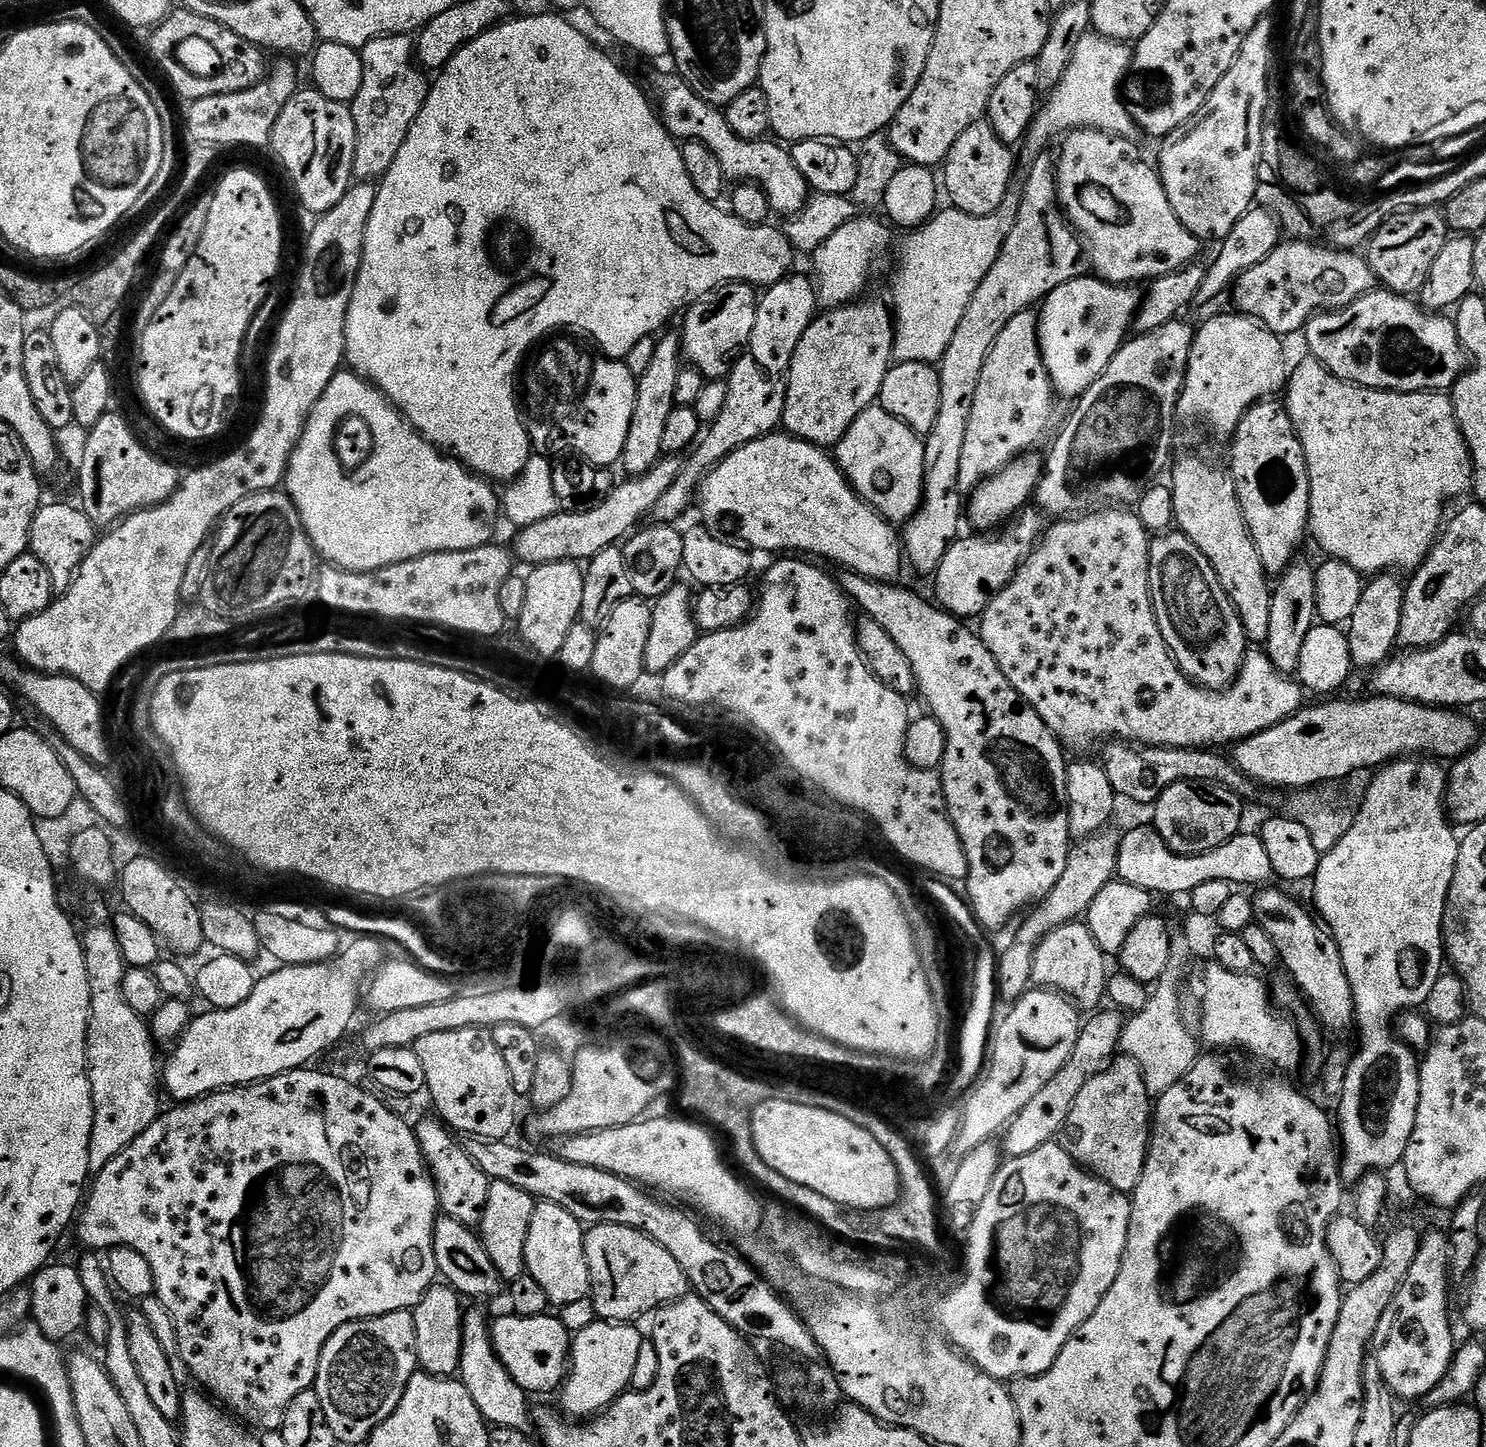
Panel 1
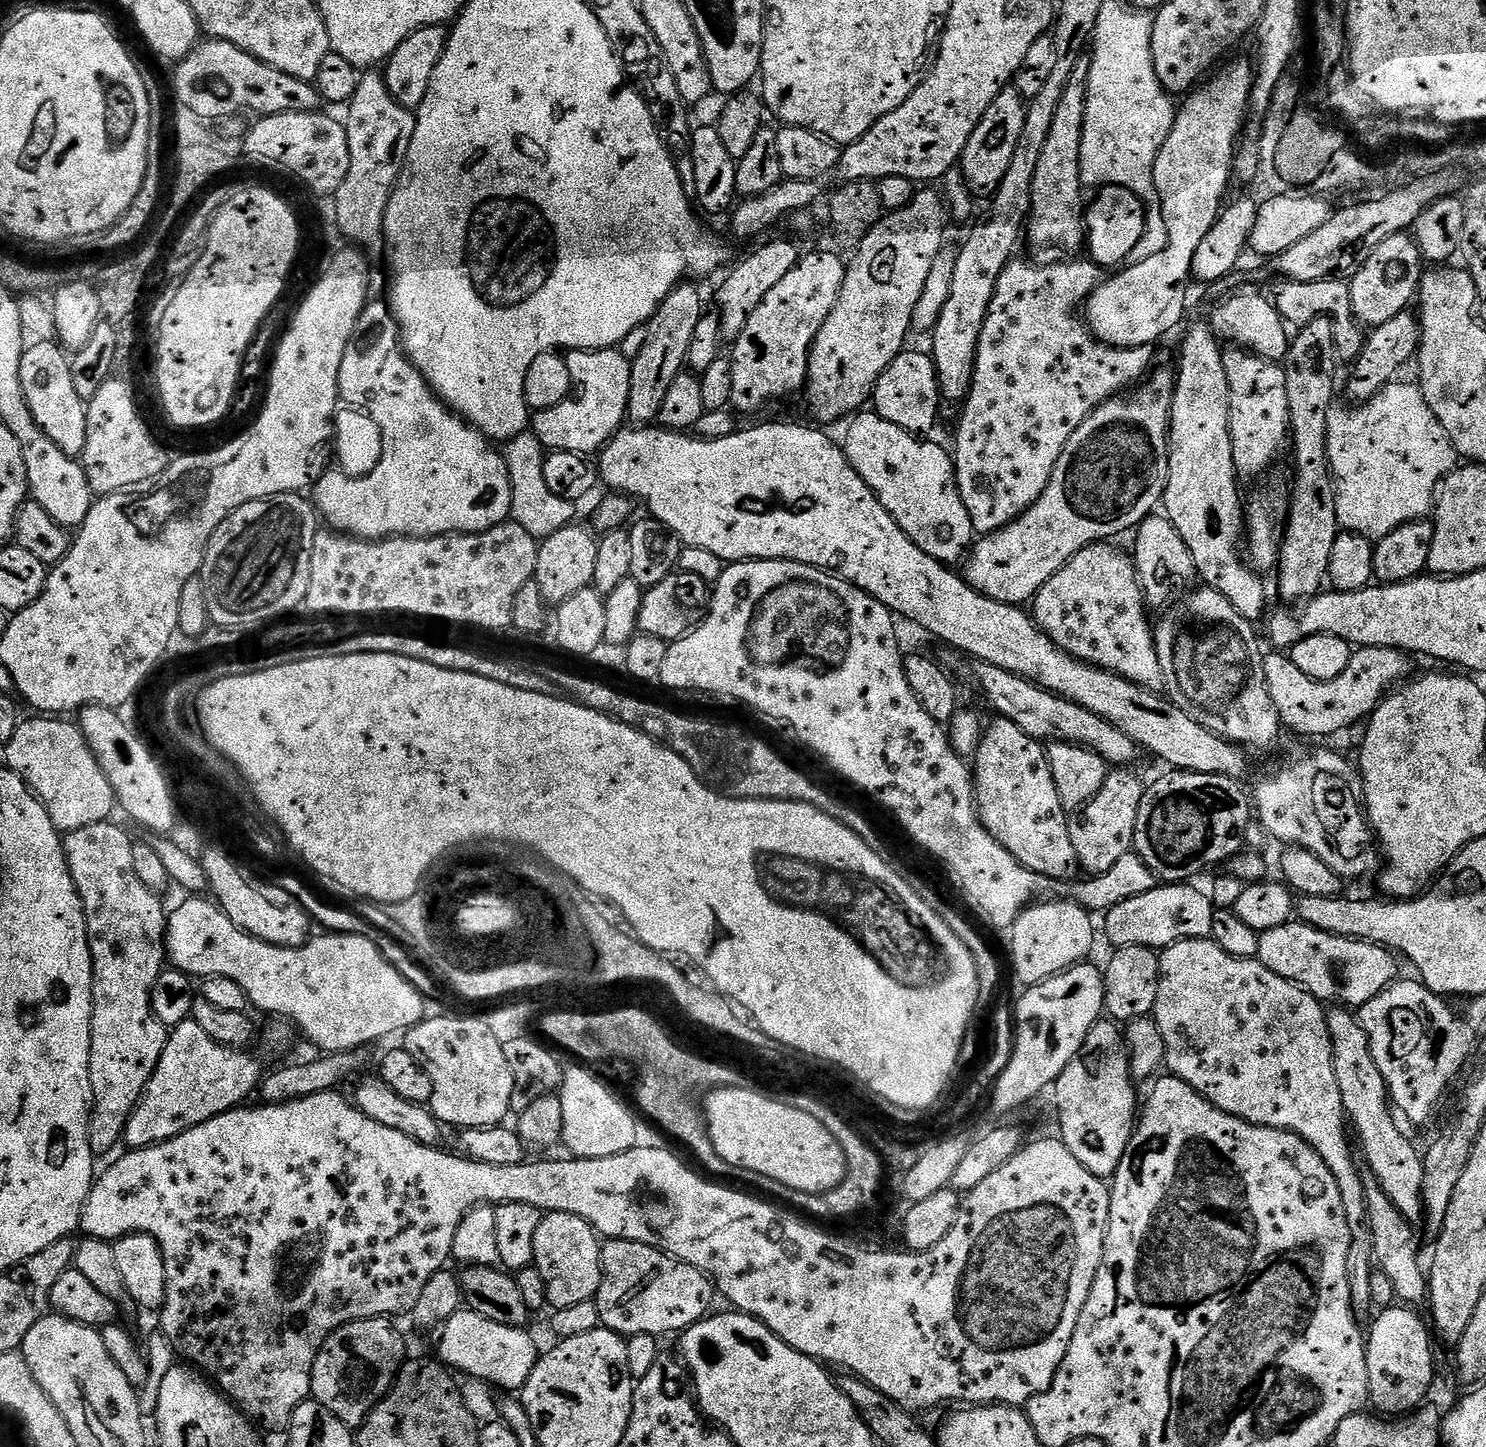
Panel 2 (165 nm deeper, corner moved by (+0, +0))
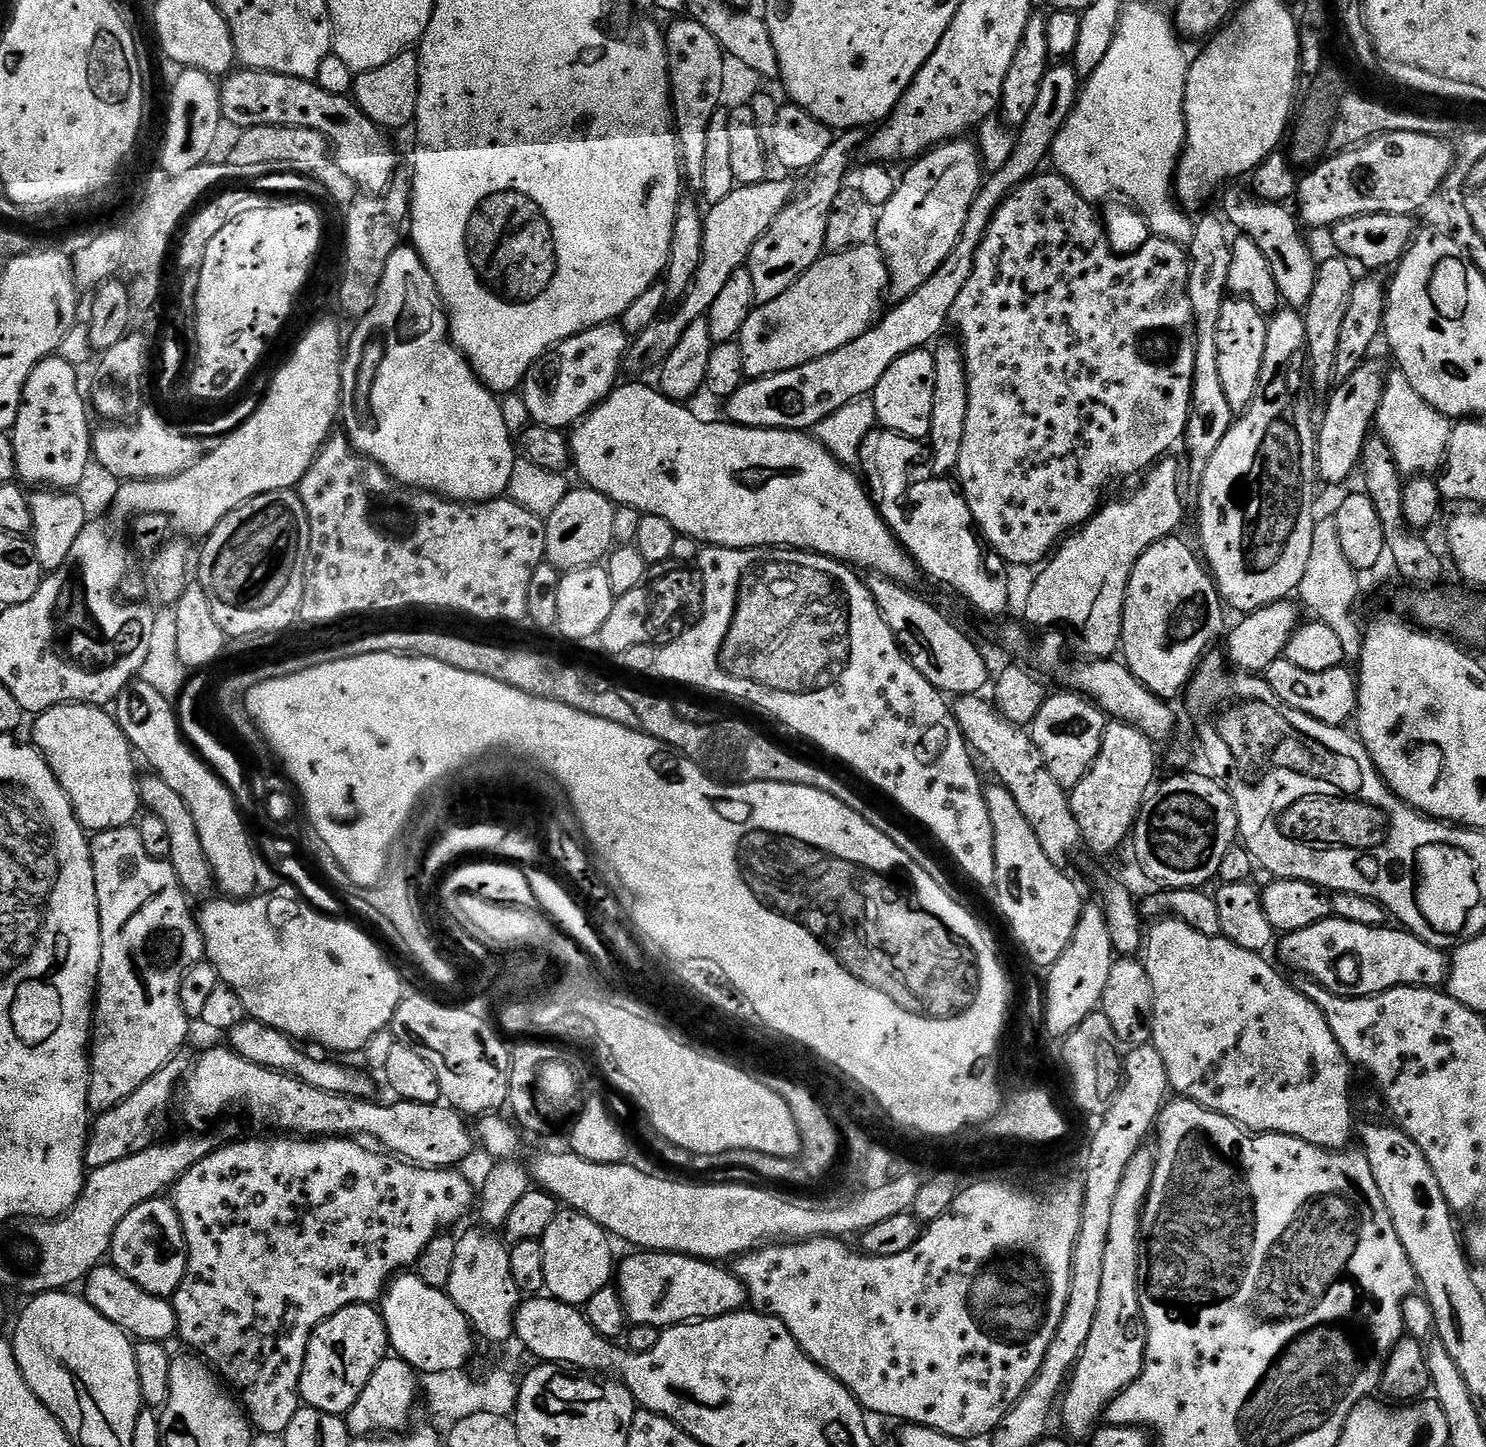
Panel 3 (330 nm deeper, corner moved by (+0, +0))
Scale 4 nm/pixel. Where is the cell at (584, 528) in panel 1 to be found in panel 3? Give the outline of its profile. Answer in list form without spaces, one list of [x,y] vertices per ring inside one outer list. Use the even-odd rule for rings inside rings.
[[[1056,62],[1048,69],[1048,73],[1042,78],[1042,86],[1038,86],[1038,98],[1034,101],[1034,106],[1030,110],[1030,118],[1015,133],[1012,153],[1008,161],[1000,167],[997,172],[991,173],[981,183],[978,194],[970,206],[970,214],[966,214],[966,226],[962,226],[962,234],[954,246],[952,253],[918,286],[914,294],[910,294],[905,300],[893,303],[892,309],[885,311],[875,325],[869,328],[866,334],[846,342],[838,350],[830,354],[822,354],[822,358],[814,358],[814,362],[806,362],[806,366],[794,366],[794,370],[782,370],[778,374],[769,376],[758,376],[745,379],[744,385],[734,394],[730,394],[728,399],[723,401],[722,408],[726,415],[727,423],[737,424],[743,428],[773,428],[774,430],[786,430],[787,432],[803,432],[815,429],[817,424],[822,423],[830,414],[842,410],[847,404],[854,404],[871,397],[872,391],[882,382],[882,374],[902,358],[910,350],[928,348],[937,339],[936,335],[950,324],[954,298],[962,290],[962,286],[968,277],[968,271],[972,269],[972,259],[976,257],[978,246],[984,240],[984,235],[988,233],[990,222],[994,214],[1002,206],[1002,202],[1014,191],[1016,185],[1024,184],[1031,176],[1037,175],[1041,171],[1040,163],[1049,159],[1052,143],[1056,136],[1064,129],[1064,124],[1070,118],[1070,114],[1076,109],[1077,99],[1082,91],[1081,81],[1076,75],[1076,69],[1068,62]]]

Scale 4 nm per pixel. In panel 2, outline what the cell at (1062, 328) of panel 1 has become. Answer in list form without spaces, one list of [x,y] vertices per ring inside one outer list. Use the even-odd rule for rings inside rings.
[[[1236,60],[1233,64],[1227,64],[1225,63],[1211,78],[1205,79],[1195,90],[1187,93],[1185,100],[1188,101],[1182,106],[1179,105],[1174,126],[1152,167],[1152,181],[1158,190],[1162,218],[1170,225],[1170,239],[1166,250],[1162,250],[1162,254],[1145,255],[1143,257],[1145,260],[1140,260],[1137,264],[1129,263],[1121,267],[1115,274],[1109,275],[1112,276],[1109,280],[1107,277],[1100,283],[1086,301],[1088,329],[1104,344],[1115,348],[1147,348],[1155,345],[1155,340],[1162,339],[1167,332],[1174,331],[1180,323],[1181,325],[1185,323],[1188,283],[1193,283],[1194,280],[1192,275],[1194,250],[1198,250],[1202,238],[1210,234],[1210,226],[1214,226],[1214,222],[1225,207],[1224,195],[1228,192],[1228,183],[1234,180],[1238,137],[1246,124],[1244,111],[1247,113],[1250,108],[1254,79],[1253,61]]]

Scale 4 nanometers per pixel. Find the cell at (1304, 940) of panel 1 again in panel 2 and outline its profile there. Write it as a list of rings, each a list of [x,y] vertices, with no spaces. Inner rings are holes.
[[[1334,1010],[1328,1012],[1328,1029],[1330,1030],[1330,1038],[1332,1039],[1332,1053],[1334,1054],[1334,1074],[1338,1077],[1338,1090],[1342,1090],[1342,1106],[1344,1107],[1344,1113],[1347,1114],[1351,1127],[1354,1129],[1354,1134],[1360,1138],[1360,1144],[1358,1140],[1358,1146],[1364,1150],[1365,1156],[1368,1158],[1368,1164],[1366,1160],[1366,1166],[1372,1170],[1375,1181],[1380,1185],[1380,1188],[1383,1189],[1385,1194],[1394,1202],[1394,1206],[1398,1206],[1398,1210],[1402,1210],[1402,1214],[1407,1220],[1413,1222],[1419,1221],[1424,1214],[1424,1199],[1422,1198],[1422,1180],[1424,1178],[1424,1158],[1421,1152],[1421,1149],[1416,1149],[1410,1141],[1404,1137],[1404,1132],[1402,1129],[1396,1125],[1396,1120],[1392,1117],[1393,1109],[1390,1107],[1390,1097],[1388,1095],[1388,1087],[1386,1082],[1382,1078],[1382,1070],[1378,1070],[1378,1062],[1374,1062],[1374,1054],[1370,1050],[1370,1038],[1366,1034],[1366,1030],[1361,1026],[1358,1019],[1357,1013],[1352,1010],[1336,1010],[1340,1012],[1334,1012]]]

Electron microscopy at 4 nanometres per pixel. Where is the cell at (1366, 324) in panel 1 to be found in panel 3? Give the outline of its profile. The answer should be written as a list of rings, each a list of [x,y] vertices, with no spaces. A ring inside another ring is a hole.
[[[1228,186],[1223,189],[1222,197],[1224,196],[1224,212],[1227,223],[1231,225],[1237,233],[1249,236],[1254,242],[1254,246],[1258,246],[1258,250],[1262,252],[1262,258],[1266,260],[1266,266],[1270,268],[1270,274],[1274,276],[1274,286],[1278,286],[1280,291],[1280,299],[1289,309],[1300,310],[1307,304],[1310,294],[1314,294],[1314,282],[1316,281],[1317,261],[1312,261],[1312,252],[1306,245],[1300,241],[1298,232],[1297,219],[1287,212],[1285,205],[1280,202],[1269,202],[1261,200],[1255,192],[1244,188],[1232,188],[1236,186]]]

